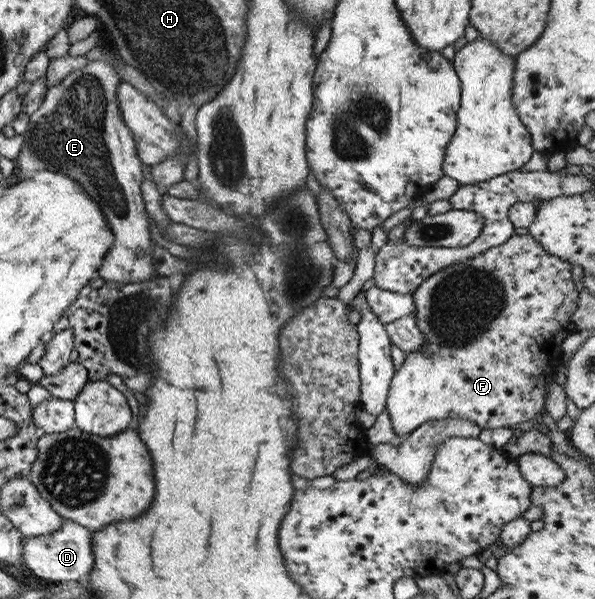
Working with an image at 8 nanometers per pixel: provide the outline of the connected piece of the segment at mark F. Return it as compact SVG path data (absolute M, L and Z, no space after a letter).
M527 233L525 236L513 235L501 245L483 250L481 254L476 254L473 258L467 258L463 262L449 264L449 266L445 266L425 278L412 292L416 327L423 333L425 342L421 344L419 350L406 354L402 364L397 370L394 370L384 406L396 436L402 438L427 420L445 417L471 420L481 429L509 428L517 424L522 428L542 430L537 418L541 413L547 412L544 404L545 387L549 386L547 381L554 378L555 371L561 365L560 344L568 336L566 326L575 311L577 295L579 295L577 292L578 283L571 280L570 268L569 262L565 262L553 254L547 254Z

